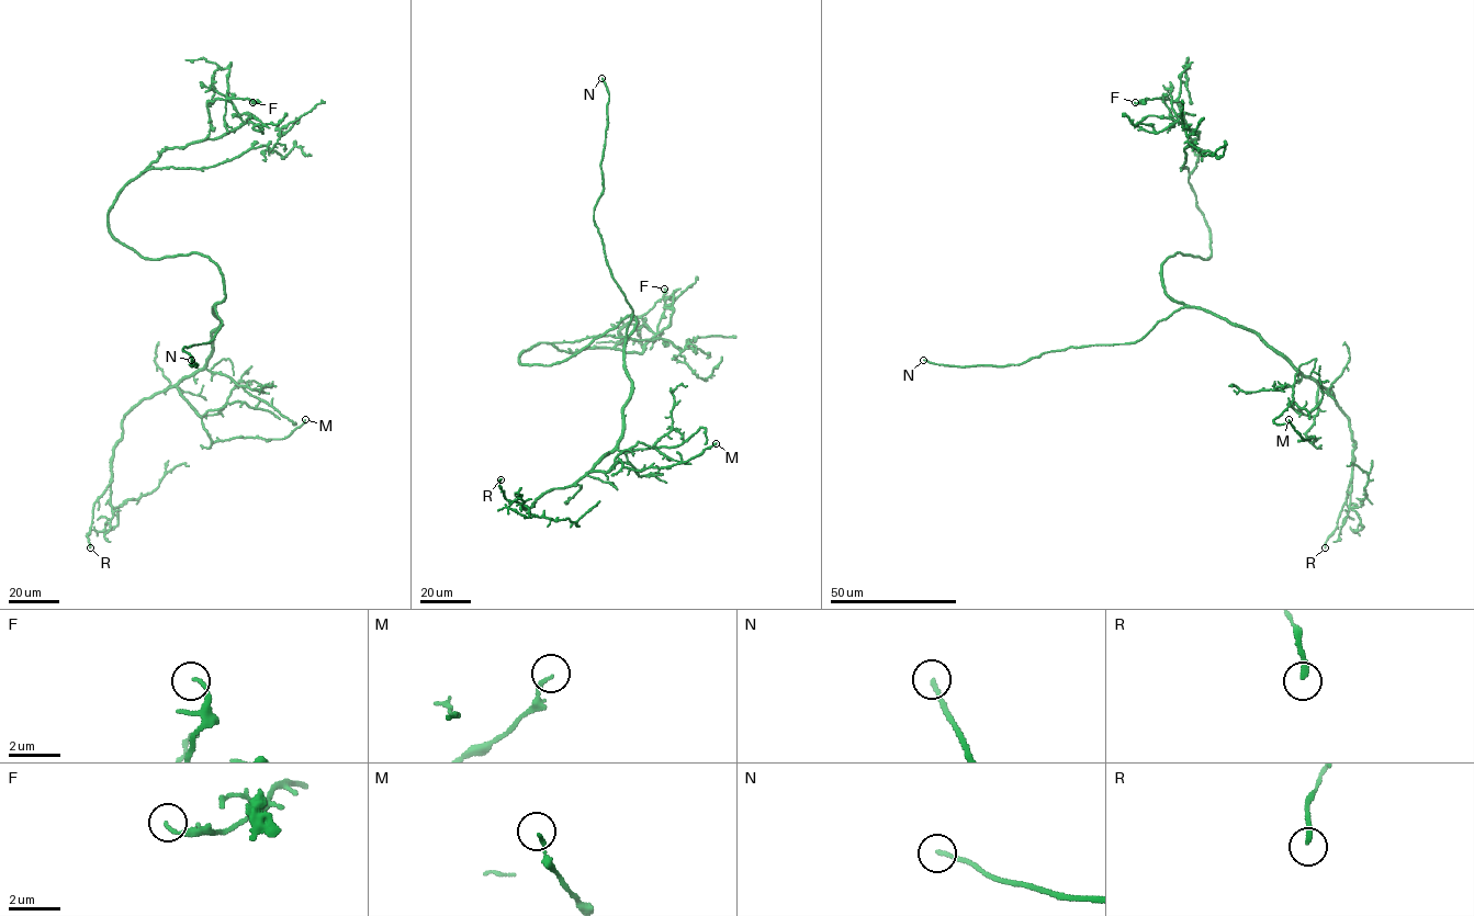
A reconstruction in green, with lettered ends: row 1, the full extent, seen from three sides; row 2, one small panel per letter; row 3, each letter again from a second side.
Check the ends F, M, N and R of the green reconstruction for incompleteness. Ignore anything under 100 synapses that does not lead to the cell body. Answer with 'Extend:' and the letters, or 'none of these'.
Extend: N

